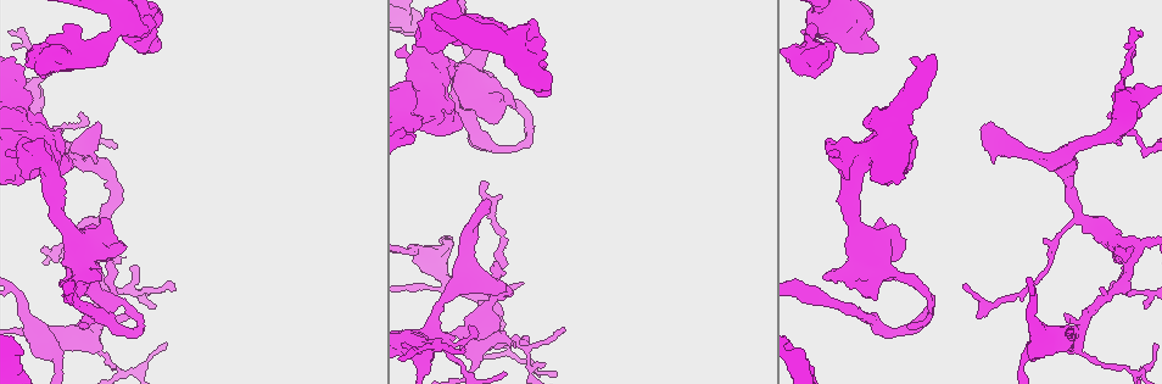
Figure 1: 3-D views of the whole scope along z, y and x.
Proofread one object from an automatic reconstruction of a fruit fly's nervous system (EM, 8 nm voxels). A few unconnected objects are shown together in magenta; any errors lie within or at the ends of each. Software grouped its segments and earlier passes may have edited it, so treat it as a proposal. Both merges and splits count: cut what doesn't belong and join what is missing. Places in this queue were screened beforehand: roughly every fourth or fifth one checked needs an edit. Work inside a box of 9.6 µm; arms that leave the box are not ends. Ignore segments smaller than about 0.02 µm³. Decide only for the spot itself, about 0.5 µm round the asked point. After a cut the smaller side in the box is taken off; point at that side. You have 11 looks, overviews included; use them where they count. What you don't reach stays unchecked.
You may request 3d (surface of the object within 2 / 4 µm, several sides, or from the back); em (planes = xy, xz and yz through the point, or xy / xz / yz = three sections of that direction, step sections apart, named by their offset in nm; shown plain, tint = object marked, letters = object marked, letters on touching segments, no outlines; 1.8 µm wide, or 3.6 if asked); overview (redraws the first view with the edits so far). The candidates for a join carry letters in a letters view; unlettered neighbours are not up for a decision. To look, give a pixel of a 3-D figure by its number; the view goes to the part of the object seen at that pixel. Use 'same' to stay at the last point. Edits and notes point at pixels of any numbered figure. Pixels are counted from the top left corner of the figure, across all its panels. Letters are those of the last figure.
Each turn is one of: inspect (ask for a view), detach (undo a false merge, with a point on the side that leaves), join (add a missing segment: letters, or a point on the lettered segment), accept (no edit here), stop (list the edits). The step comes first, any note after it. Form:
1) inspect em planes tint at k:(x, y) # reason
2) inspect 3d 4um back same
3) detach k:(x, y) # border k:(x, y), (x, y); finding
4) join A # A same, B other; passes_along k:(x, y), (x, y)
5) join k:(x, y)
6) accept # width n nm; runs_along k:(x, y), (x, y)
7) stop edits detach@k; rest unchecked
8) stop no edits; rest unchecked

inspect em 3.6um planes letters at 1:(508, 42) # sharp bend

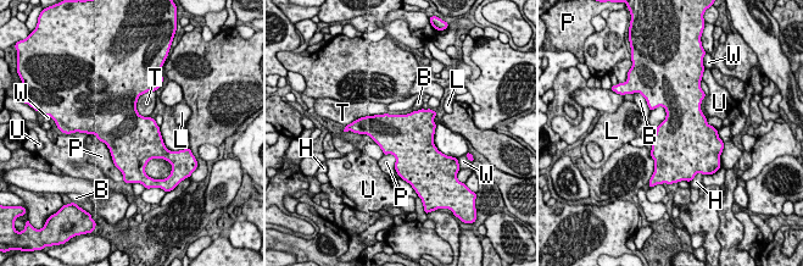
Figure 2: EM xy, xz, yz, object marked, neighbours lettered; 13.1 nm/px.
accept # longest_contact P 600 nm; B other, H other, L other, P other, T other, U other, W other; border 2:(662, 105), (665, 118), (657, 127); all the same cell

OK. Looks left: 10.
inspect 3d 4um at 1:(428, 334) # small branch off a trunk

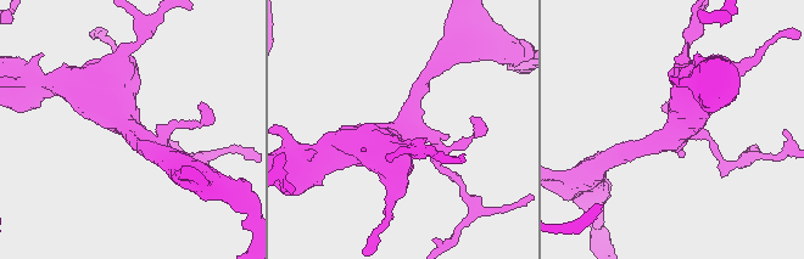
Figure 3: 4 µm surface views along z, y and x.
inspect em 3.6um planes letters at 3:(675, 135)

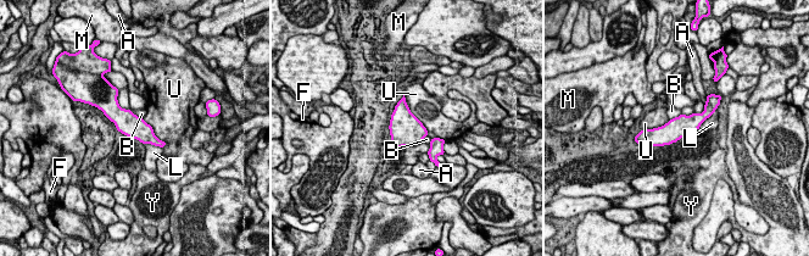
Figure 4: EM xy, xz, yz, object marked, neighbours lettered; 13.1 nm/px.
accept # A other, B other, F other, L other, M other, U other, Y other; runs_along 4:(710, 111), (667, 134), (646, 134); all the same cell

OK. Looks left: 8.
inspect 3d 2um at 1:(81, 325) # free end

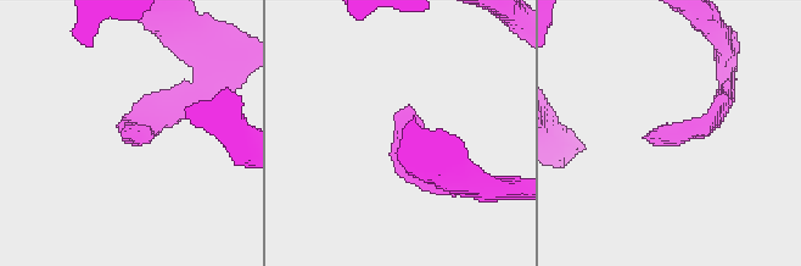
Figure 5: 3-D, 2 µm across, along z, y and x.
inspect em 3.6um xy step 8 letters at 5:(649, 140)

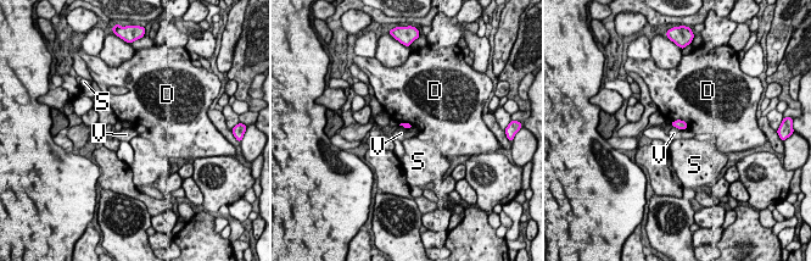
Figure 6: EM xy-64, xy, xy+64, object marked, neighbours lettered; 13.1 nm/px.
inspect em 3.6um xz step 8 letters same # cut it another way

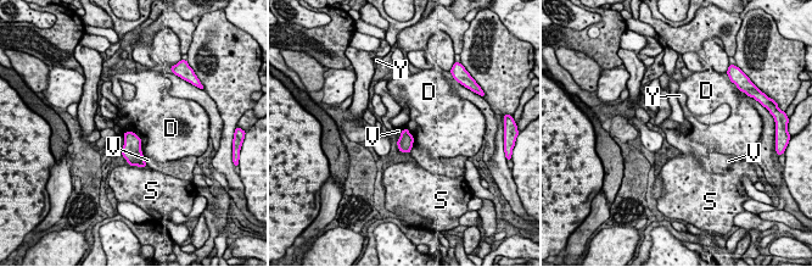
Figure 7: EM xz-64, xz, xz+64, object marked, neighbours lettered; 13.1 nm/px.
accept # longest_contact D 400 nm; D other, S other, V other, Y other; border 7:(406, 128), (398, 139); no lettered segment goes on from it

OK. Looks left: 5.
inspect em xz step 8 tint at 1:(1019, 369)

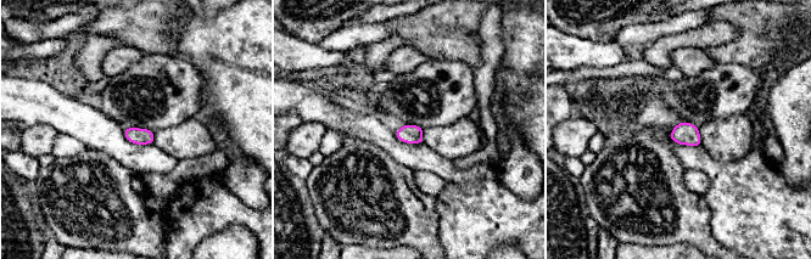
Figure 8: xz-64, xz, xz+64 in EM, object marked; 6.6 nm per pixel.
inspect em planes letters same

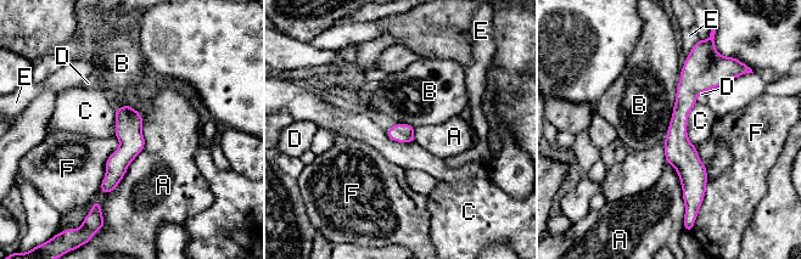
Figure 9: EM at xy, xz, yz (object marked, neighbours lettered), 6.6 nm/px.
accept # width 130 nm; A other, B other, C other, D other, E other, F other; border 9:(681, 69), (676, 102), (664, 140); all the same cell

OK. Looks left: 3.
inspect em xy step 4 tint at 1:(824, 277) # an open end

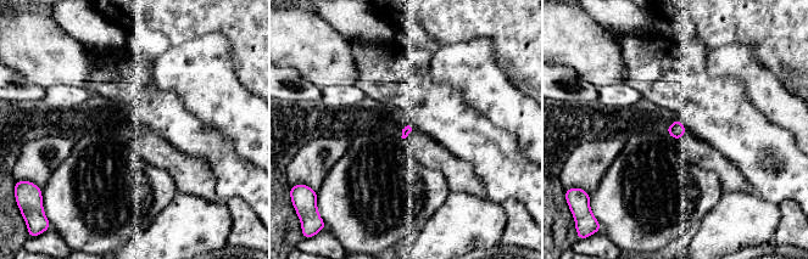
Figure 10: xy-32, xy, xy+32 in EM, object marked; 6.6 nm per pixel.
inspect em planes letters same # another direction

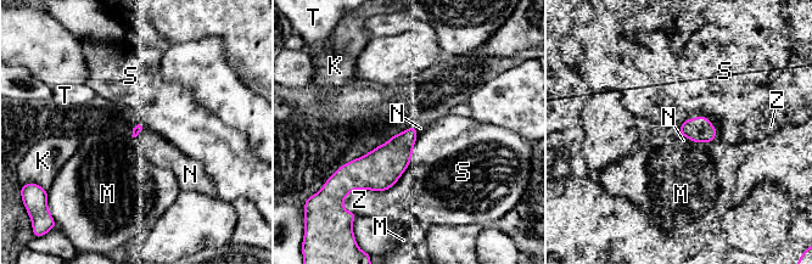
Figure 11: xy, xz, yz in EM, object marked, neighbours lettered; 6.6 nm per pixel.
join N # longest_contact S 400 nm; K other, M other, N same, S other, T other, Z other; the cell continues

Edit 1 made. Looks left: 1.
stop edits join@11; rest unchecked

